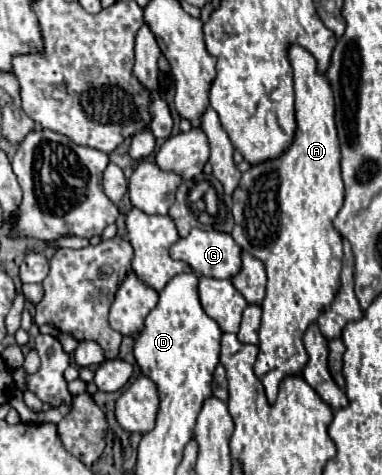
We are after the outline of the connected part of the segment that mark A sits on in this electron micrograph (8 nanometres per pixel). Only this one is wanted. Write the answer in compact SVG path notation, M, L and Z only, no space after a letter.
M289 45L287 57L295 77L295 137L291 145L283 151L283 155L251 165L251 169L241 175L241 181L233 193L235 227L231 235L243 251L263 261L267 269L267 295L261 303L263 317L259 329L259 355L255 363L255 375L263 383L269 403L277 399L279 381L287 375L301 373L303 365L307 363L303 333L311 323L317 321L319 313L331 305L335 291L339 289L339 273L343 259L341 235L333 227L333 219L345 199L345 187L341 183L339 169L341 149L335 125L333 87L327 75L317 71L317 59L313 59L313 55L301 45Z

